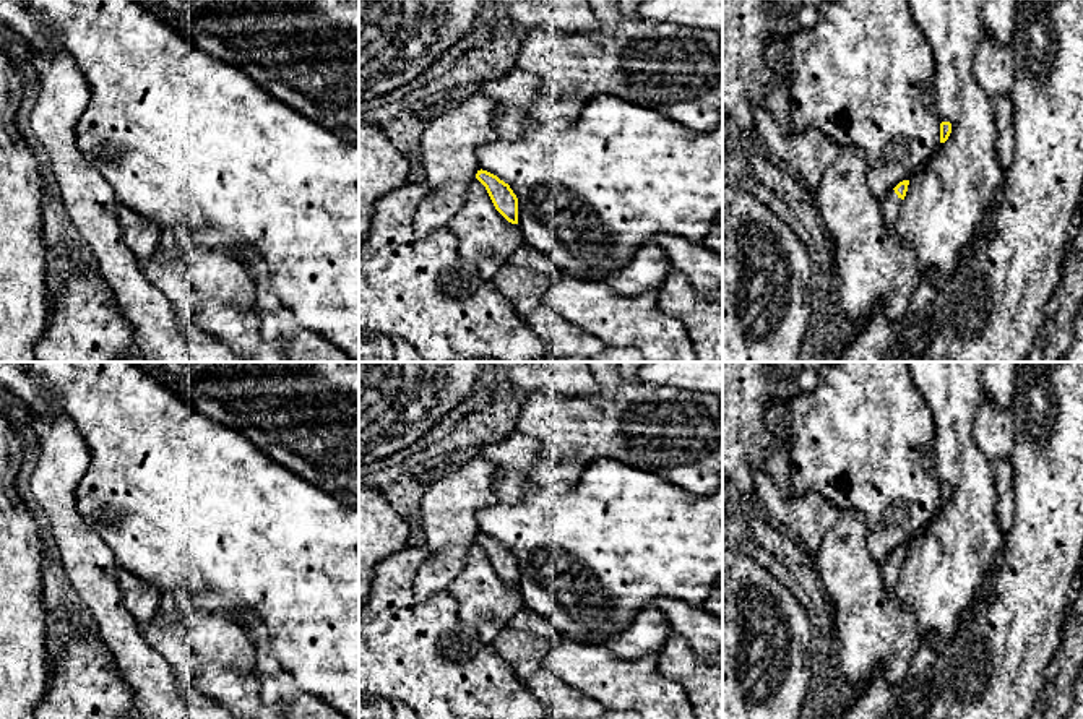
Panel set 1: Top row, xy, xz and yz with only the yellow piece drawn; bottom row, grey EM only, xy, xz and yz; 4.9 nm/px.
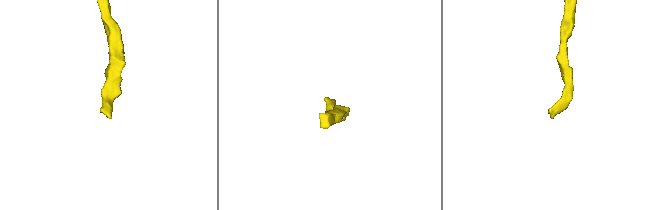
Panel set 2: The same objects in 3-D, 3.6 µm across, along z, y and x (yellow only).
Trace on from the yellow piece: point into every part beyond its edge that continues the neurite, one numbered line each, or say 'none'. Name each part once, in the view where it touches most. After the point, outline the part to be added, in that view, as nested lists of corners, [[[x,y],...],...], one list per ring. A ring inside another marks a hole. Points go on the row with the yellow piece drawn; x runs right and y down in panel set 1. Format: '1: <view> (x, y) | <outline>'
1: yz (890, 210) | [[[895,190],[885,198],[882,205],[882,216],[888,229],[896,227],[901,205],[903,205],[903,200],[895,193]]]

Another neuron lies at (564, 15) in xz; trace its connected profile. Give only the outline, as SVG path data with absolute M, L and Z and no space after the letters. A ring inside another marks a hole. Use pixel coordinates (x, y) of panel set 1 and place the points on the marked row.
M505 0L505 5L508 16L523 29L583 32L601 28L588 0Z

